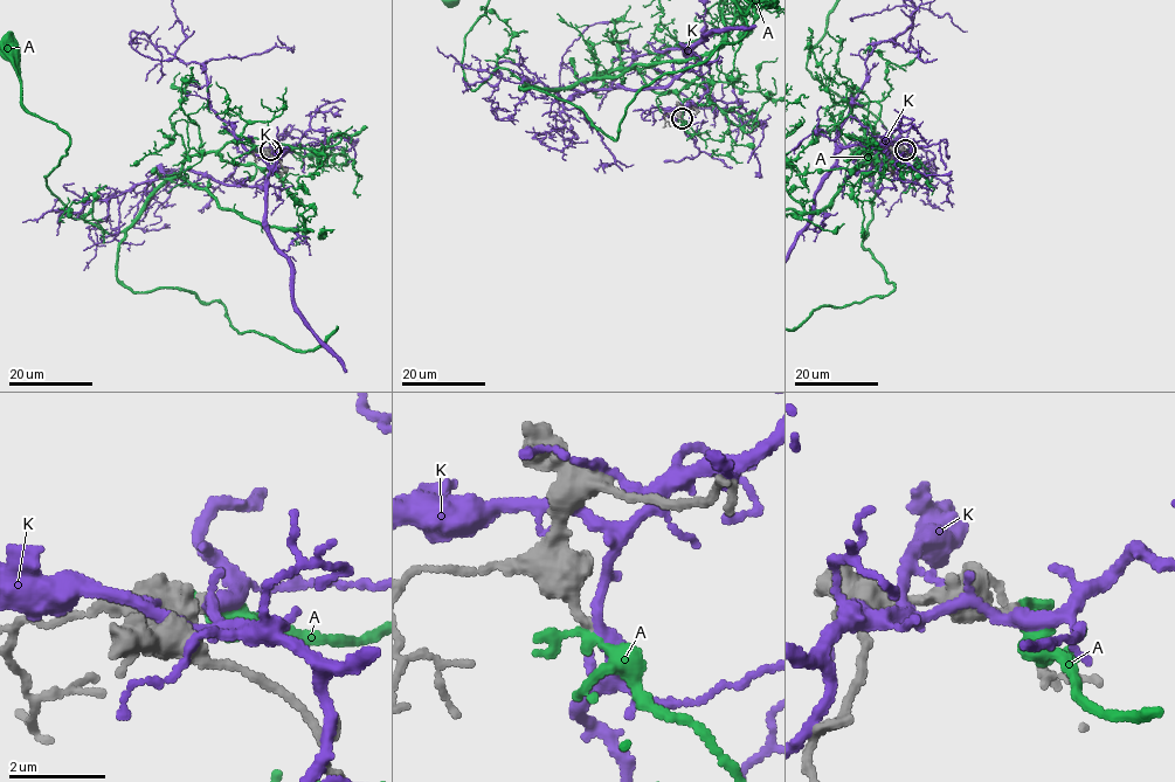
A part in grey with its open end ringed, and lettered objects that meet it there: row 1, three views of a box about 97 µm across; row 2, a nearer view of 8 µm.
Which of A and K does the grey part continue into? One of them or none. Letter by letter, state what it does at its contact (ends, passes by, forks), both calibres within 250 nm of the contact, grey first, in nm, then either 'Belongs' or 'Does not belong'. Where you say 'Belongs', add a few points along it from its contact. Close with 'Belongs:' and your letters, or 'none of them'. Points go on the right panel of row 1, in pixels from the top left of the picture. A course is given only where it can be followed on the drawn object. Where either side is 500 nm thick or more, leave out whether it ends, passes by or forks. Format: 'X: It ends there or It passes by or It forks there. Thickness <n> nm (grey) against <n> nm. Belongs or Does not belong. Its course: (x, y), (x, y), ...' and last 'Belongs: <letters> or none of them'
A: It ends there. Thickness 280 nm (grey) against 280 nm. Does not belong
K: It forks there. Thickness 240 nm (grey) against 240 nm. Does not belong
Belongs: none of them

